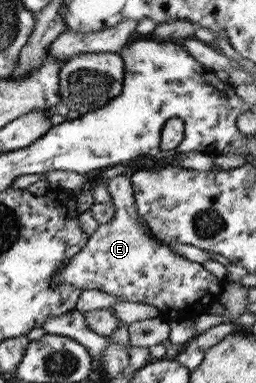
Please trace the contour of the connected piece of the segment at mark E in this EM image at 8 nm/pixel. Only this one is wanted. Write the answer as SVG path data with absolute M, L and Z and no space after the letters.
M117 175L104 181L115 209L113 220L99 225L91 233L85 246L51 277L51 284L67 282L77 290L99 290L122 302L155 306L168 321L196 319L213 303L219 302L225 281L206 271L200 263L187 260L143 233L134 207L130 180Z

